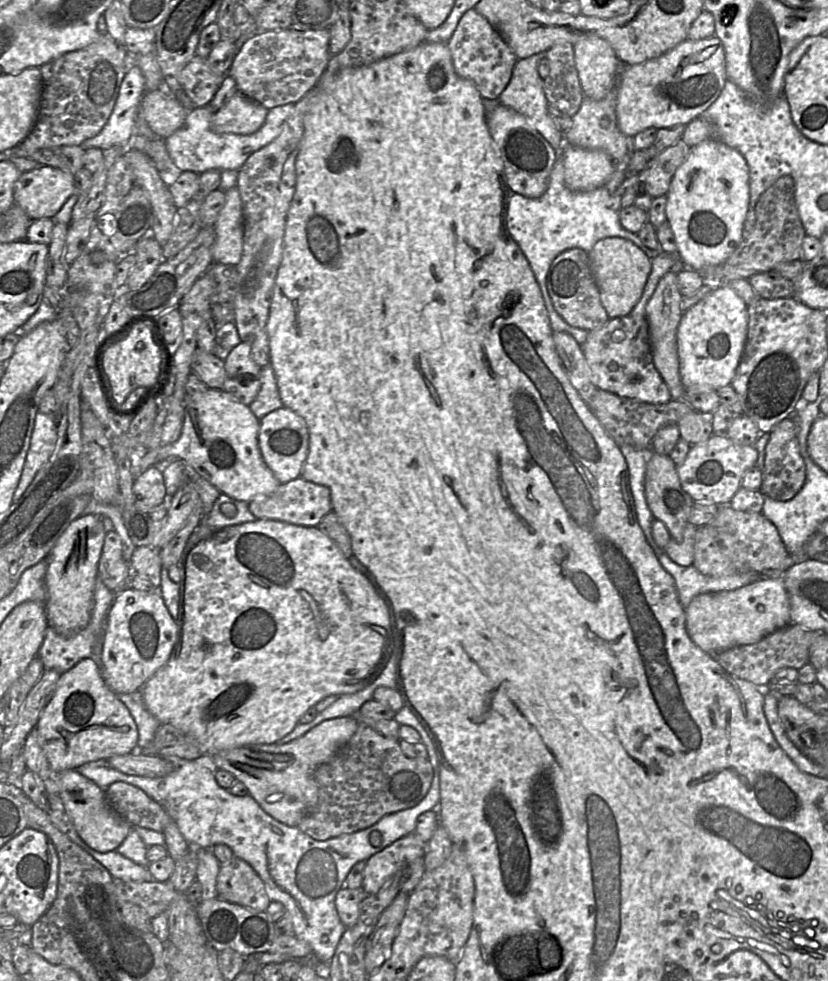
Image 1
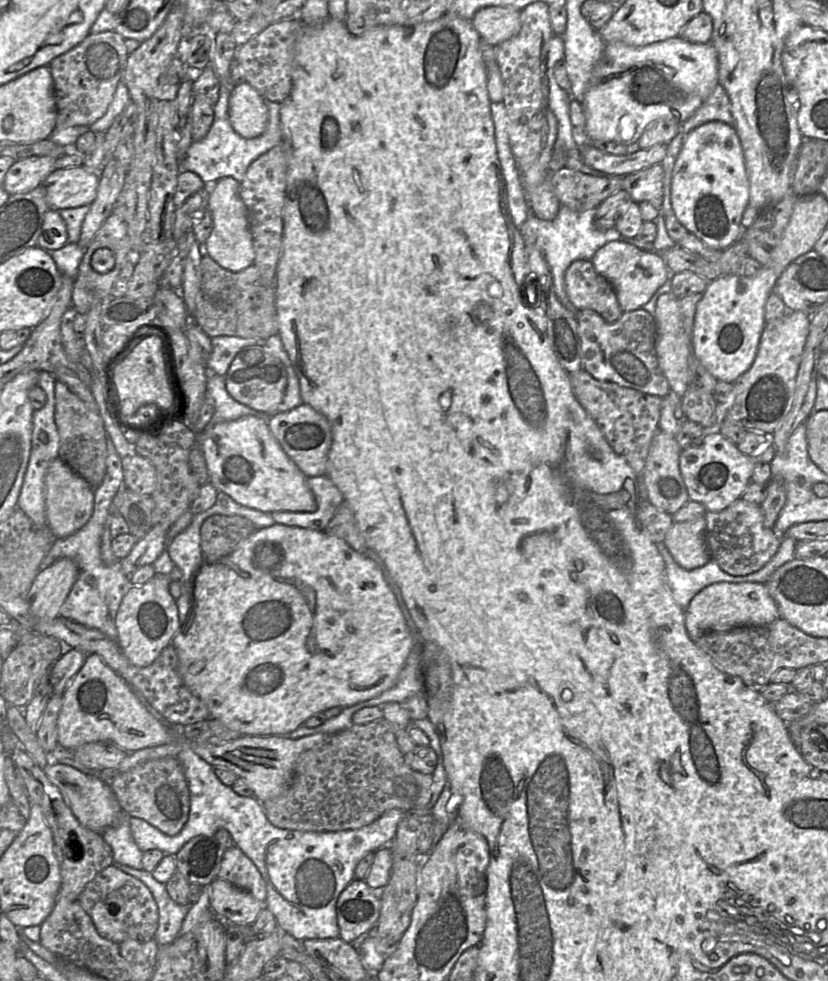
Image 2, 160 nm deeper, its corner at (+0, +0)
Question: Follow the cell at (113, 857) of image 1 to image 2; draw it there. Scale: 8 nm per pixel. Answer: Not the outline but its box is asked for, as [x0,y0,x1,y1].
[113,862,190,946]

